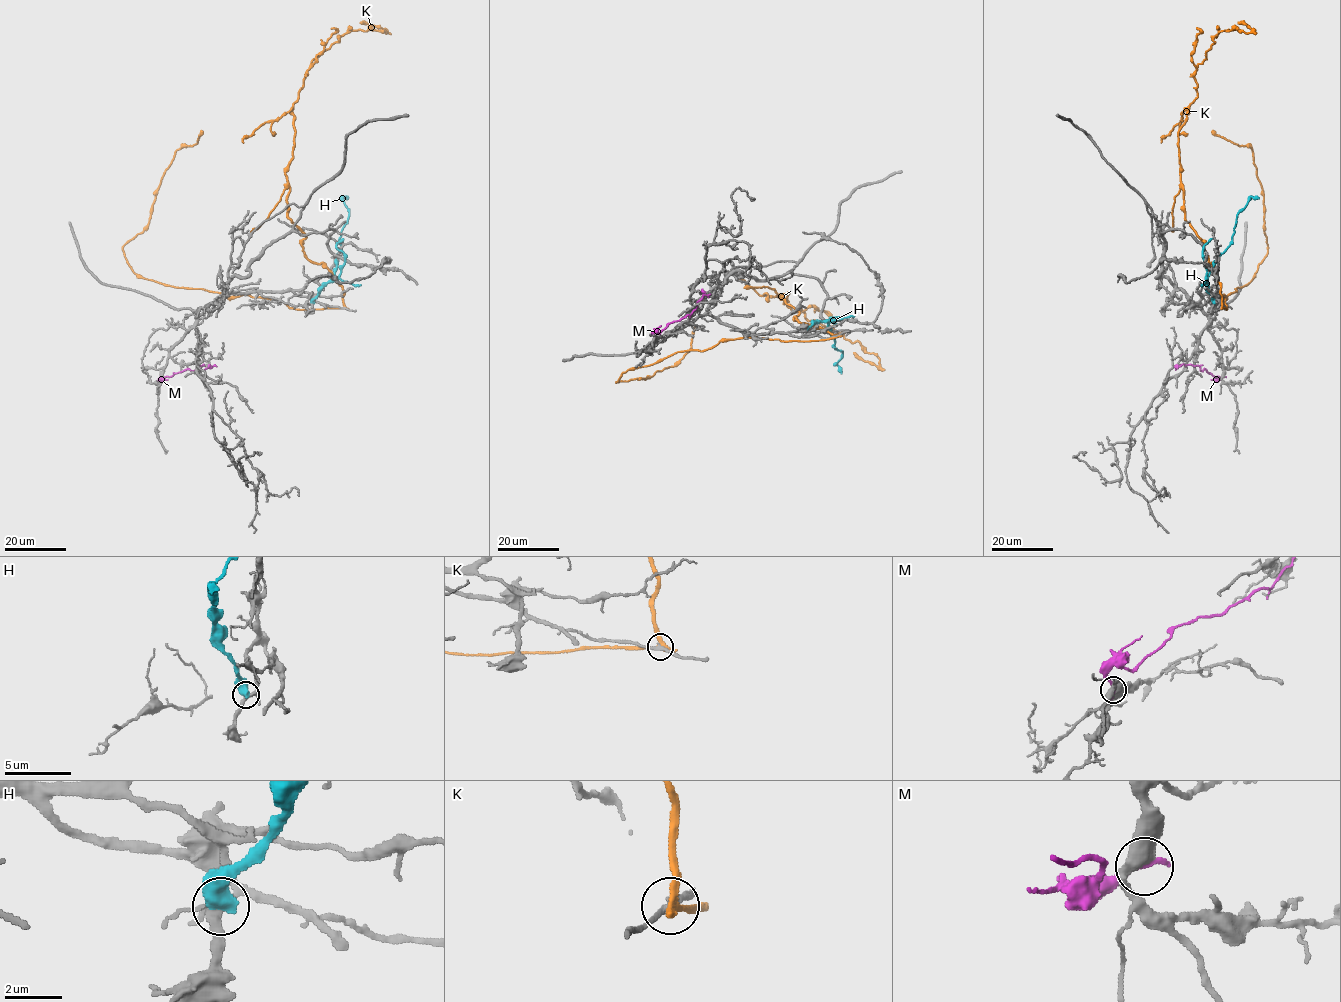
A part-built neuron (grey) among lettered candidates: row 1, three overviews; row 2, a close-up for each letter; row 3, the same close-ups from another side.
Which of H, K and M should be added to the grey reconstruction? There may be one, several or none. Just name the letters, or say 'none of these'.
none of these

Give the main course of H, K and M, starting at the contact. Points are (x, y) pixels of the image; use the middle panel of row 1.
H: (805, 329), (816, 321), (828, 322), (835, 341), (833, 346), (842, 352), (836, 364), (842, 373)
K: (838, 336), (800, 322), (779, 295), (789, 293), (792, 312), (858, 341), (879, 365), (853, 352)
M: (654, 338), (654, 332), (660, 332), (669, 323), (692, 313), (703, 296), (698, 290)

